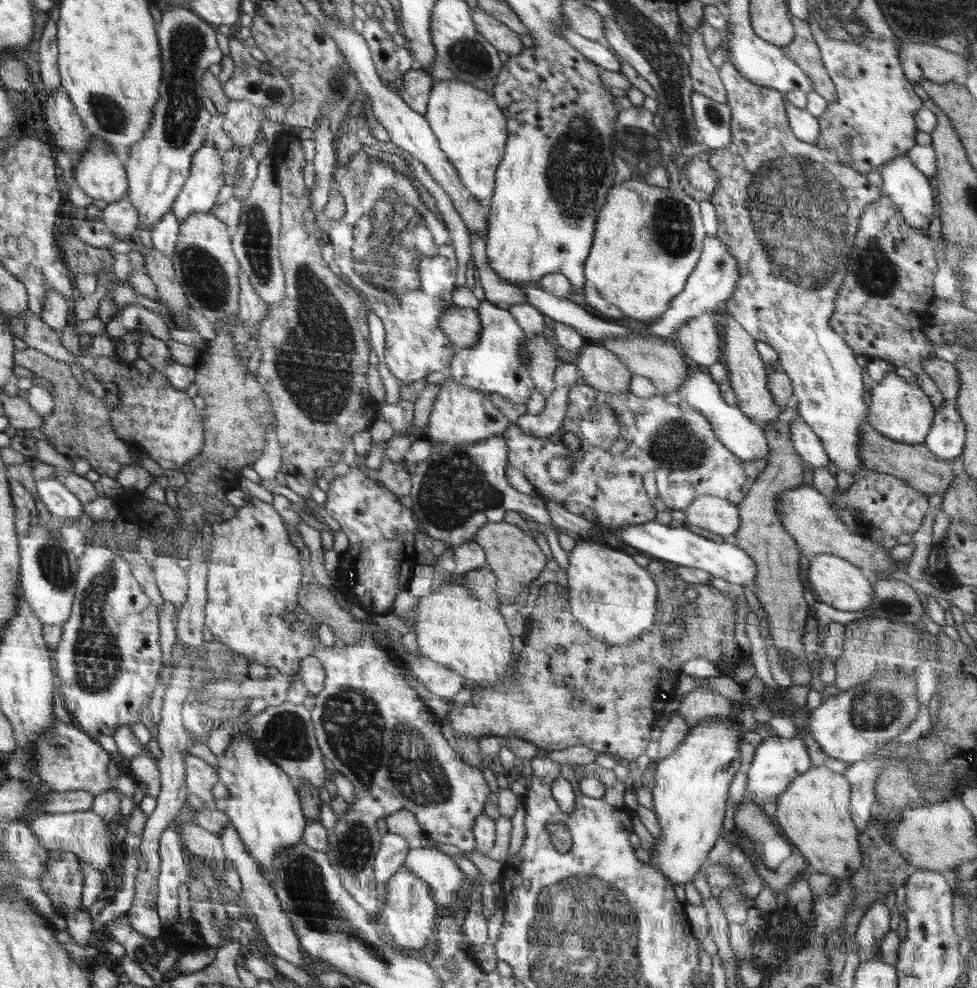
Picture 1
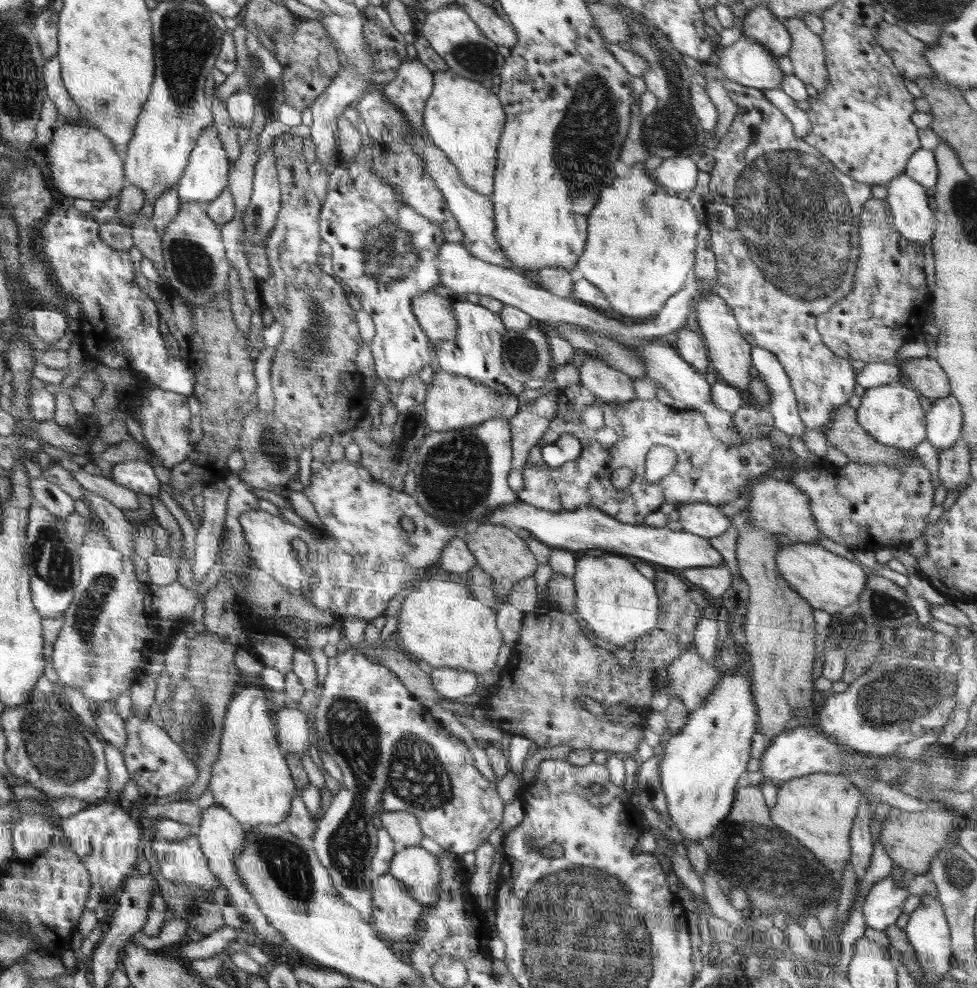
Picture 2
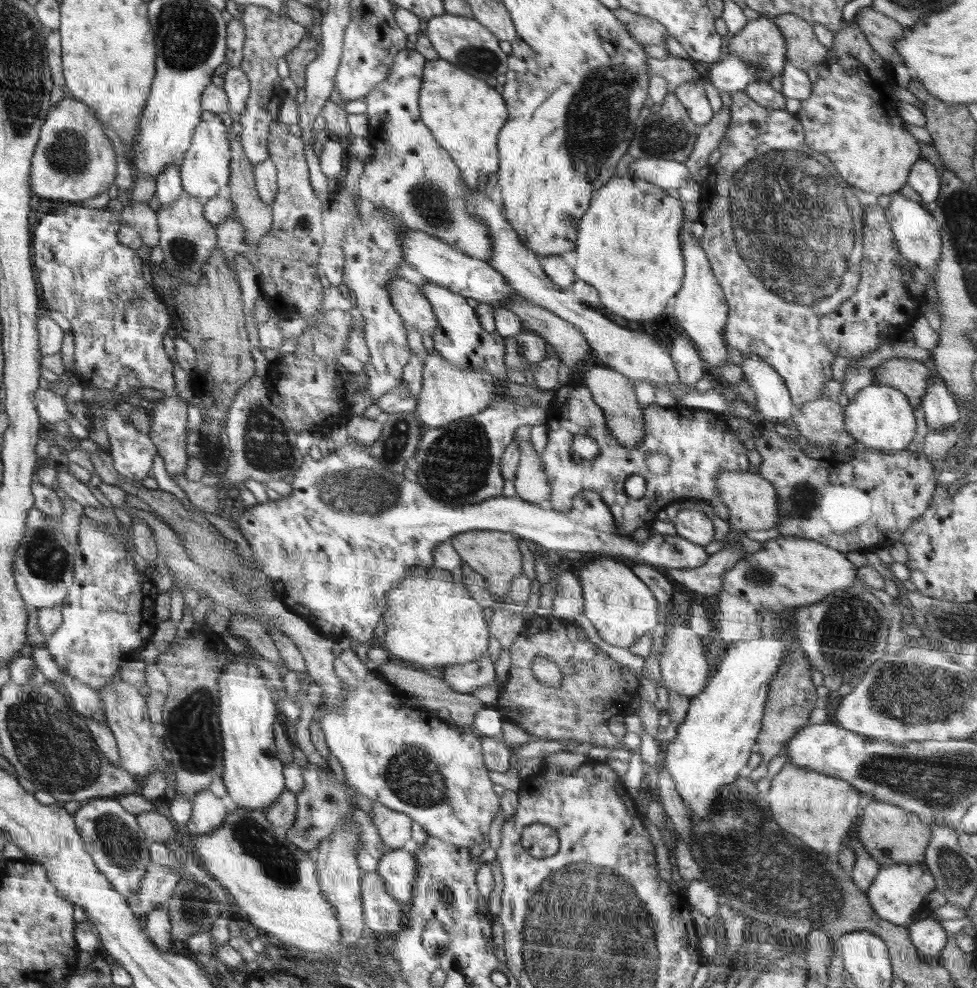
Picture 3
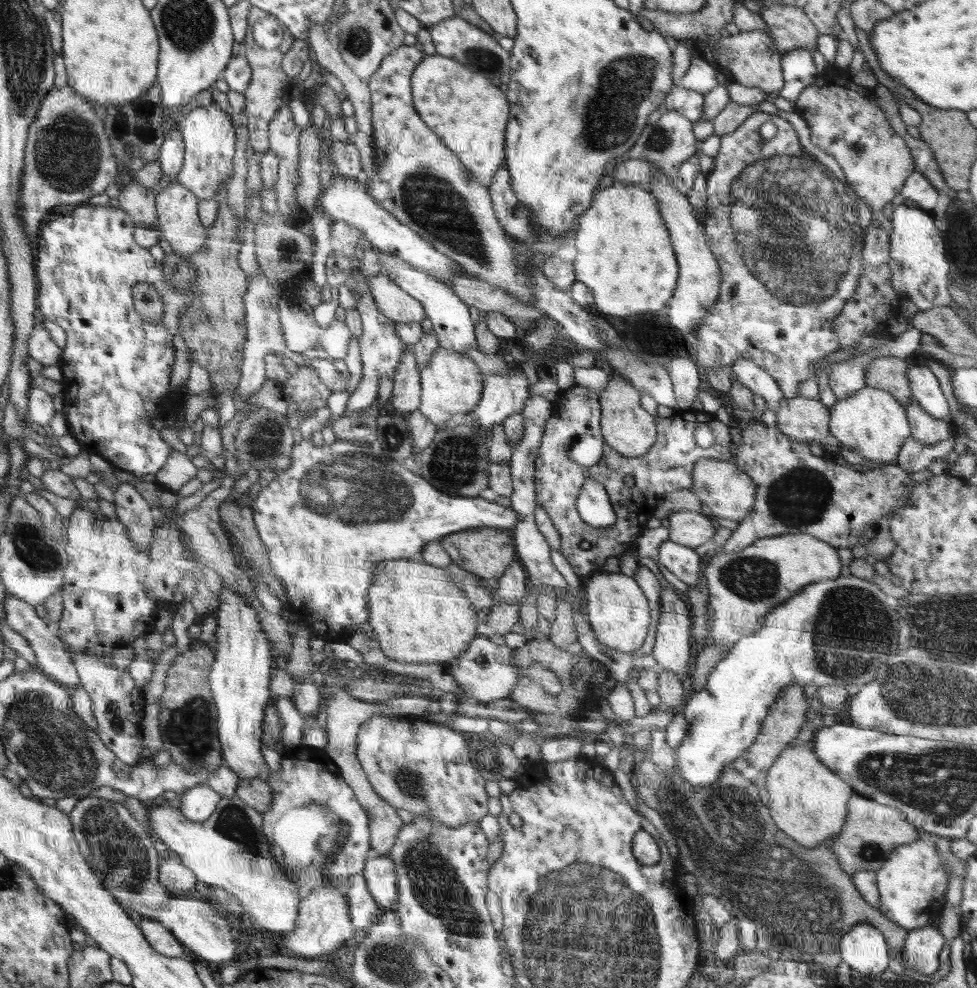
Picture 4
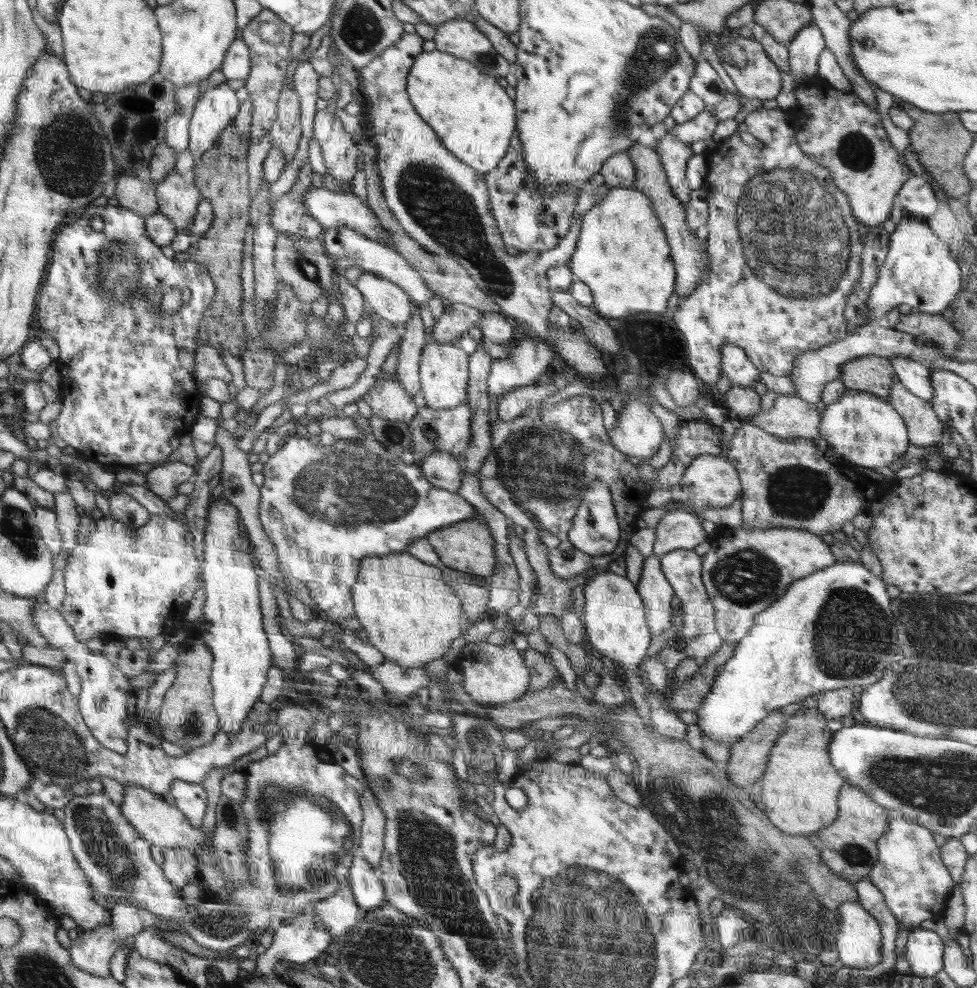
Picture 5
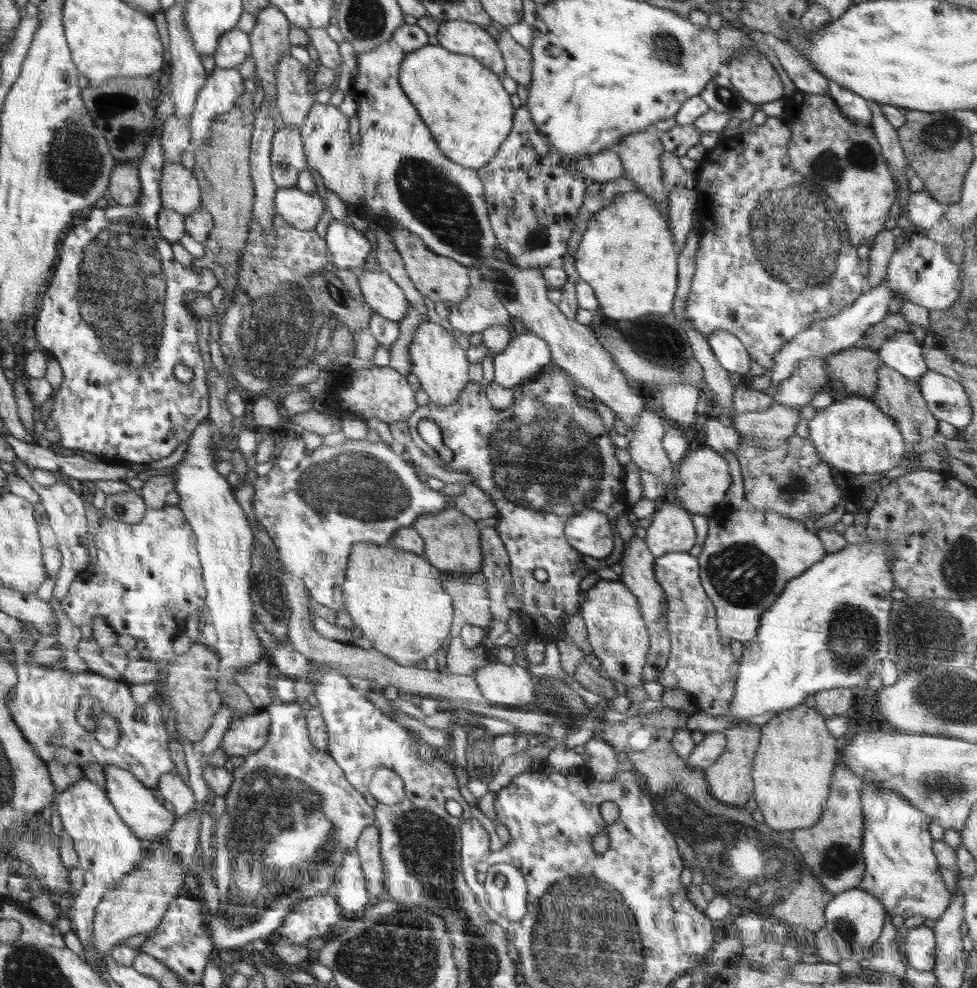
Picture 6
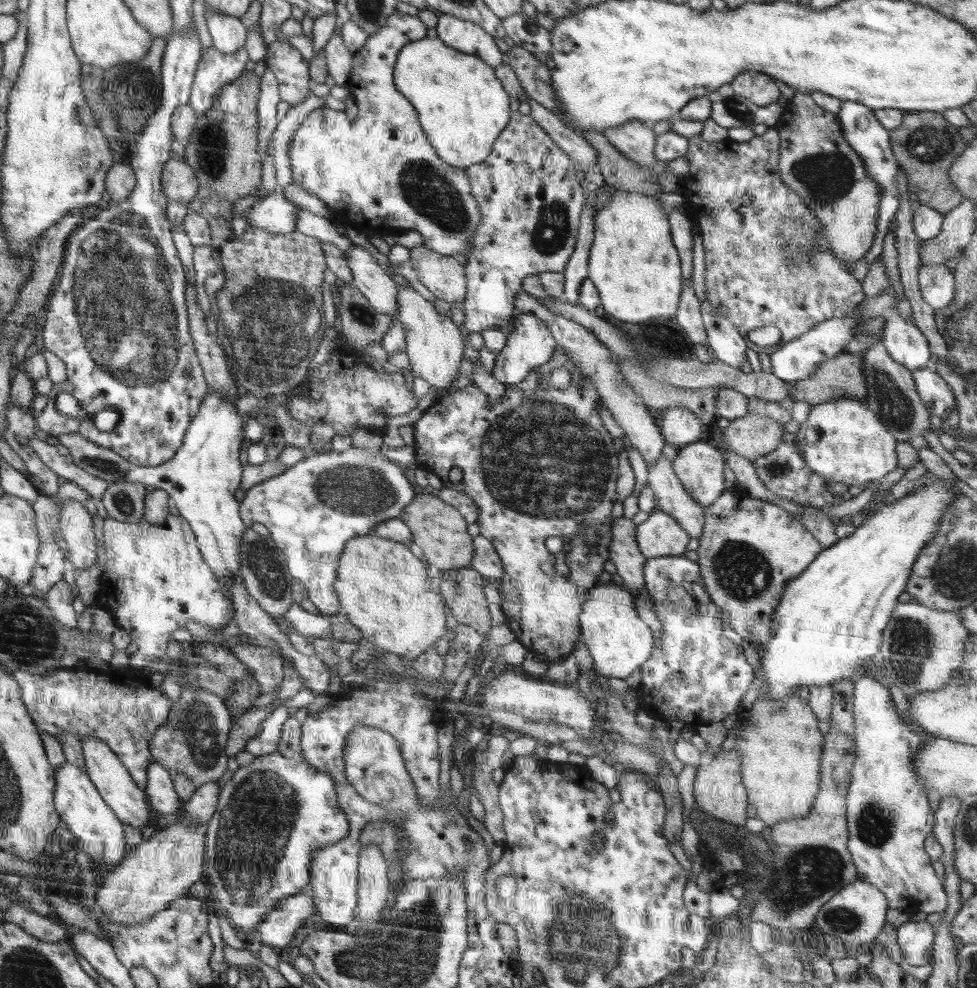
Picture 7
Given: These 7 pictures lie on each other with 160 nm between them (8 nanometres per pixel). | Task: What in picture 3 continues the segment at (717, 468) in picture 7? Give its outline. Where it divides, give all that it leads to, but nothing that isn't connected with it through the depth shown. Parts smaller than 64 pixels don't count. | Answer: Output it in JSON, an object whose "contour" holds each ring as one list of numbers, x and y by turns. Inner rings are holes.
{"contour":[[724,471,715,476,715,487,720,500,728,508,730,518,727,522,732,528,732,534,745,533,746,530,775,528,775,524,779,521,778,496,771,482,753,471]]}

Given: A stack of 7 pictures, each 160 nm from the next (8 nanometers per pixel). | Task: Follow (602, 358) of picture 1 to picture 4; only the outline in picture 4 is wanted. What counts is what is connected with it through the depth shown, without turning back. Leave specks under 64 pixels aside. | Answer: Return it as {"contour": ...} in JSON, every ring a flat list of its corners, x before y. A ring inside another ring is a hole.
{"contour":[[618,373,608,375,608,386,600,393,603,406,603,440,606,445,627,457,646,454,657,439,657,418,641,405,641,392]]}

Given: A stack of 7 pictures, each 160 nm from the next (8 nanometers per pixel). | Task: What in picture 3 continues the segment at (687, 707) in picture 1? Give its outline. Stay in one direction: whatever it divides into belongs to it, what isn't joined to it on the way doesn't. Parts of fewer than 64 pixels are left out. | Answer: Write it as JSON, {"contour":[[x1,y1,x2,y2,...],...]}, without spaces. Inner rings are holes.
{"contour":[[675,622,668,627,667,637,657,661,661,668,661,682,668,691,676,691,689,699,694,698,704,690,708,682,709,662,704,655,705,641,696,636,694,632,684,624]]}

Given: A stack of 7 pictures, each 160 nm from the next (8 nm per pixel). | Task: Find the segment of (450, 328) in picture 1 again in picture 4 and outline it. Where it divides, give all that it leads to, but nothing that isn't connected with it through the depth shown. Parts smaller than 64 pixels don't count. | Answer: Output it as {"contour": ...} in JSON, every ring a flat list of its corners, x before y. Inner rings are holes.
{"contour":[[380,273,367,280,378,310,395,322,422,322,427,318,423,304]]}

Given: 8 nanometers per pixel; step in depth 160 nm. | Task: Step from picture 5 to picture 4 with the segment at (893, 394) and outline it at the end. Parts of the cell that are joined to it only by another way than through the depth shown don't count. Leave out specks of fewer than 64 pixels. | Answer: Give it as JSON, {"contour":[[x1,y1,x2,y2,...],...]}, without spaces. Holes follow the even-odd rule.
{"contour":[[914,400,906,406,906,416,911,428,911,437,922,444,935,445,951,436,954,425,946,419,934,418]]}

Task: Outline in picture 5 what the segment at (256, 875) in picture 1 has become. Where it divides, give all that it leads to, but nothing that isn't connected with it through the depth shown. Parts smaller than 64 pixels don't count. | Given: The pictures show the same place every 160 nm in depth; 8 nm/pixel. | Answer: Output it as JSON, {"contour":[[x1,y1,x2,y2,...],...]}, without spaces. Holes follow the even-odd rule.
{"contour":[[174,780,170,786,170,794,174,796,177,807,186,815,194,827,200,827,206,812,206,791,202,783]]}

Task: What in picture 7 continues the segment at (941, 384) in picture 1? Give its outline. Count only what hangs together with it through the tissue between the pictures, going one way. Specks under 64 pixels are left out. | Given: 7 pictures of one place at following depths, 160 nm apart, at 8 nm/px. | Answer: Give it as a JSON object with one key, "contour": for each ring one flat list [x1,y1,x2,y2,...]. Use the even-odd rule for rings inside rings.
{"contour":[[846,352,840,353,832,360,822,362,817,366,816,372,807,379,791,382,791,389,789,390,791,401,809,402,812,406,841,398,865,401,867,392,862,371,863,364,862,355]]}

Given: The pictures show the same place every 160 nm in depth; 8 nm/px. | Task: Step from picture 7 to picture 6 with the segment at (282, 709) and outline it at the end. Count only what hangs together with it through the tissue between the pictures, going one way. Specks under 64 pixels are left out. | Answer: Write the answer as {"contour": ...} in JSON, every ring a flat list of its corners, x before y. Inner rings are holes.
{"contour":[[265,709,255,715,233,718,219,747,230,757,246,756,266,744,271,718]]}

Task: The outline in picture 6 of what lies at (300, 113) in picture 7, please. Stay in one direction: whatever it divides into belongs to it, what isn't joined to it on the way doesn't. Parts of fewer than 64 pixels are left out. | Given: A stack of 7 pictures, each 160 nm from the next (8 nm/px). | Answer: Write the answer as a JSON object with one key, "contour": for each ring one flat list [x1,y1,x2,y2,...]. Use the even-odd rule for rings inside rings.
{"contour":[[284,126,273,135,271,175,280,188,294,187,300,171,308,169,299,128]]}

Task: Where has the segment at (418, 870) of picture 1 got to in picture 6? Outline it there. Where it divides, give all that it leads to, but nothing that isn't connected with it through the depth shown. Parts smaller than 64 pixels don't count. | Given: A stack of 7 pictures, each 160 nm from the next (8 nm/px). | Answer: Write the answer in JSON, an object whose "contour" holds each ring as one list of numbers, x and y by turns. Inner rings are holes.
{"contour":[[352,850,344,856,340,870,335,874,335,884,331,892,338,898,339,906,343,909,343,916,349,922,354,919,354,912,361,910,370,902,368,882,364,878,362,862,358,860,358,852]]}

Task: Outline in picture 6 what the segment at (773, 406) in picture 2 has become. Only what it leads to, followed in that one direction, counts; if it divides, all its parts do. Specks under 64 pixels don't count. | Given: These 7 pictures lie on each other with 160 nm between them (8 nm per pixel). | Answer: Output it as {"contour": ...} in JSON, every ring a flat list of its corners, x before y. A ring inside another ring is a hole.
{"contour":[[717,330,707,336,708,344,711,346,715,354,718,364,724,368,729,374,736,373,738,376,750,381,750,366,752,366,752,358,740,342,740,339,727,330]]}

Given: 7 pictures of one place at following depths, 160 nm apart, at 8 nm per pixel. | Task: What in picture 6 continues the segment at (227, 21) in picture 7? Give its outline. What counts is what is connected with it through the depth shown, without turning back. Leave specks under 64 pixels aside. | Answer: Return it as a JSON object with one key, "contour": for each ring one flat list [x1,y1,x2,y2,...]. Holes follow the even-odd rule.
{"contour":[[237,29,234,34,224,33,213,54,216,66,238,68,251,55,249,33]]}

